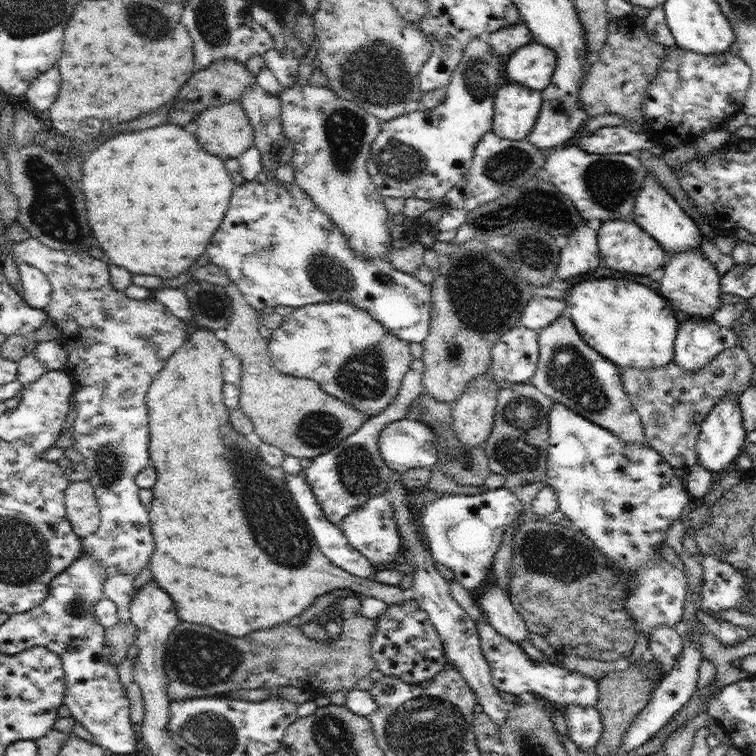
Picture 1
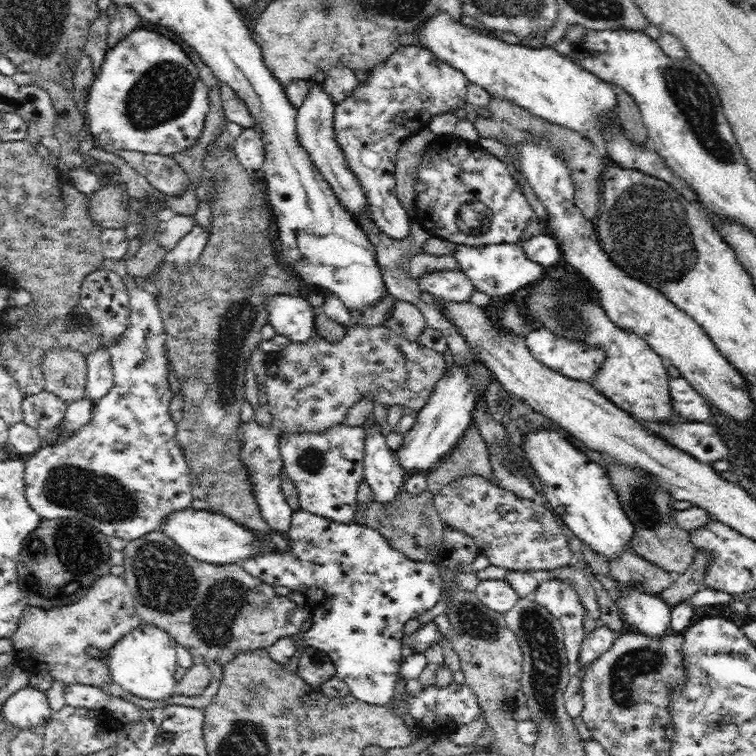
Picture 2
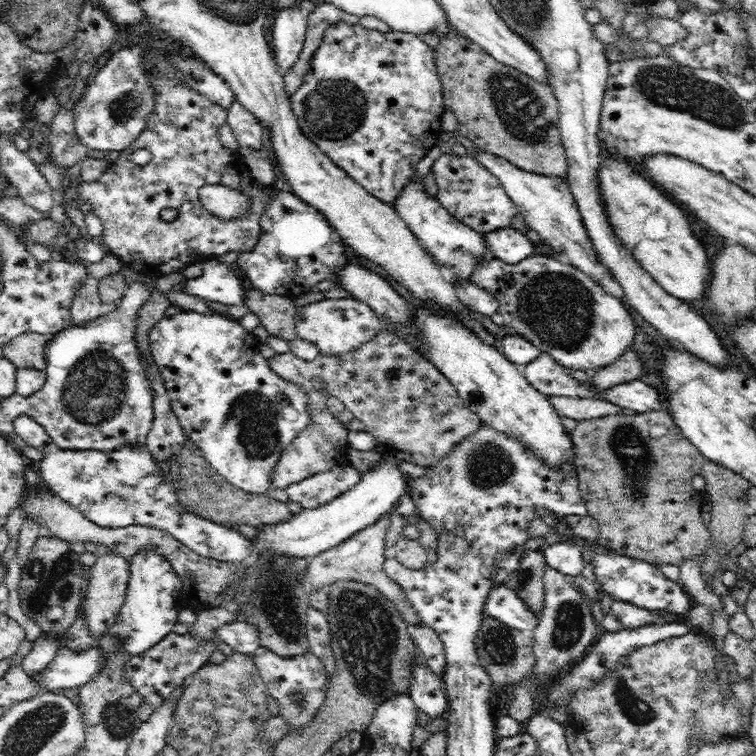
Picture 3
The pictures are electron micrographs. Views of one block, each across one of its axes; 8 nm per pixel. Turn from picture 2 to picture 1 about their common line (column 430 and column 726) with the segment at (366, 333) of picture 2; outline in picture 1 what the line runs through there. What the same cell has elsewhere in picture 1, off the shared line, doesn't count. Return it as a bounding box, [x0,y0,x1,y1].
[620,347,755,468]

